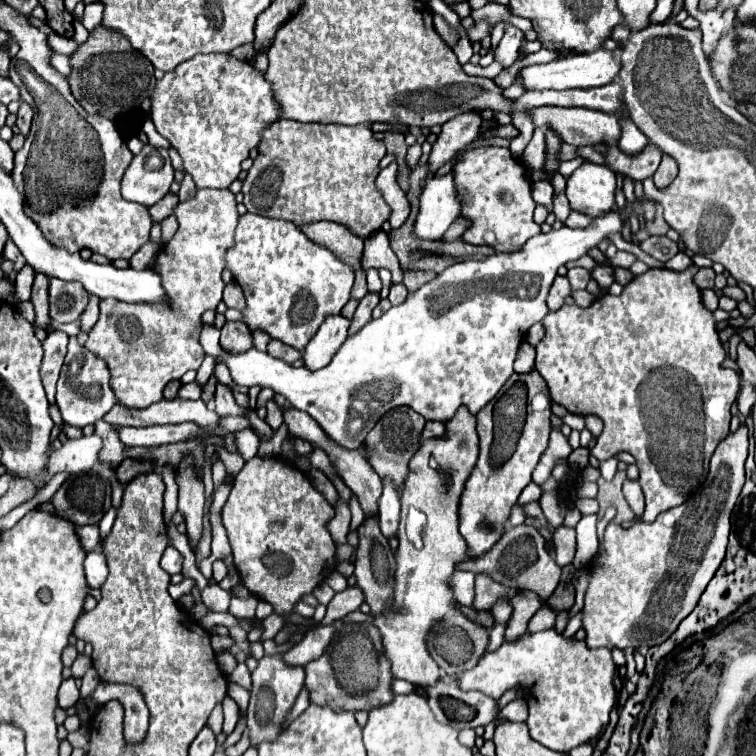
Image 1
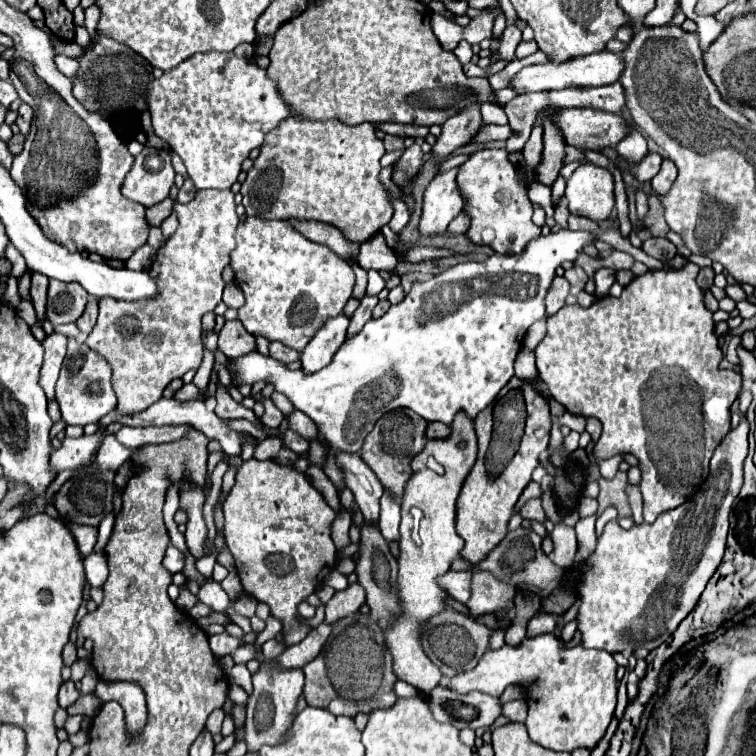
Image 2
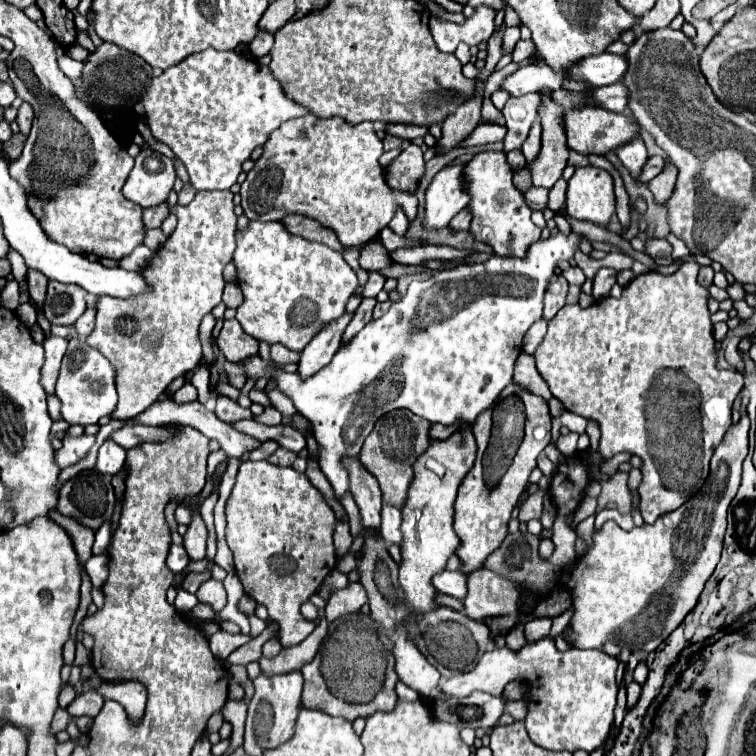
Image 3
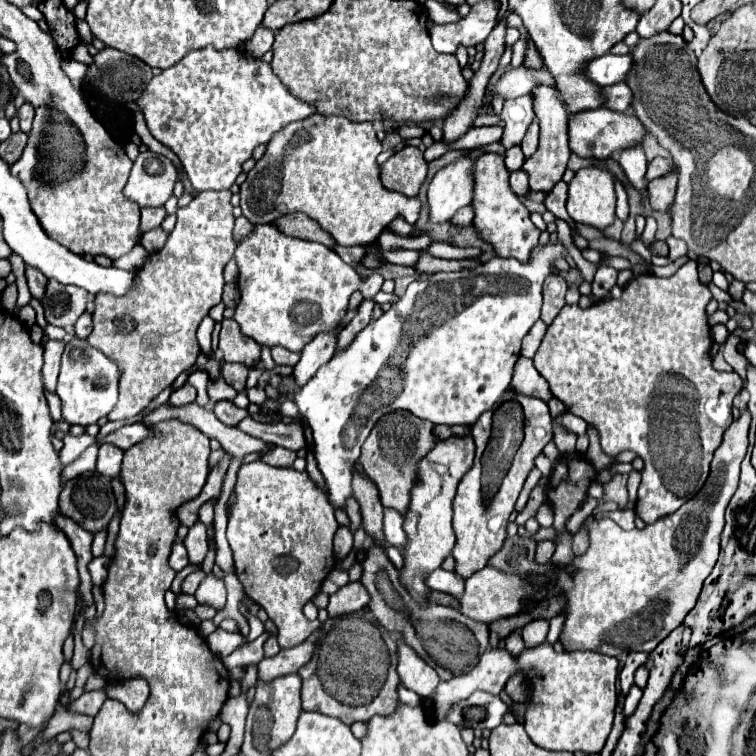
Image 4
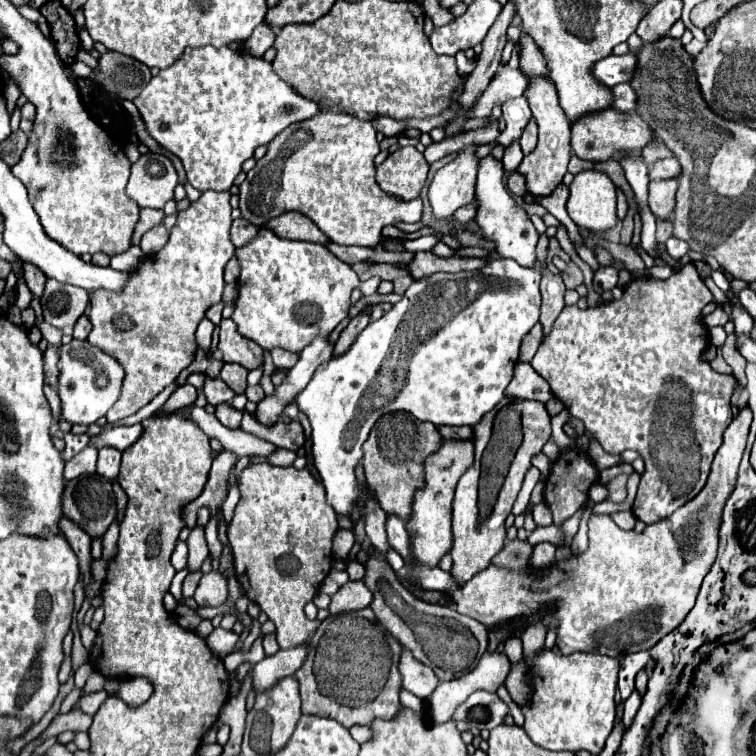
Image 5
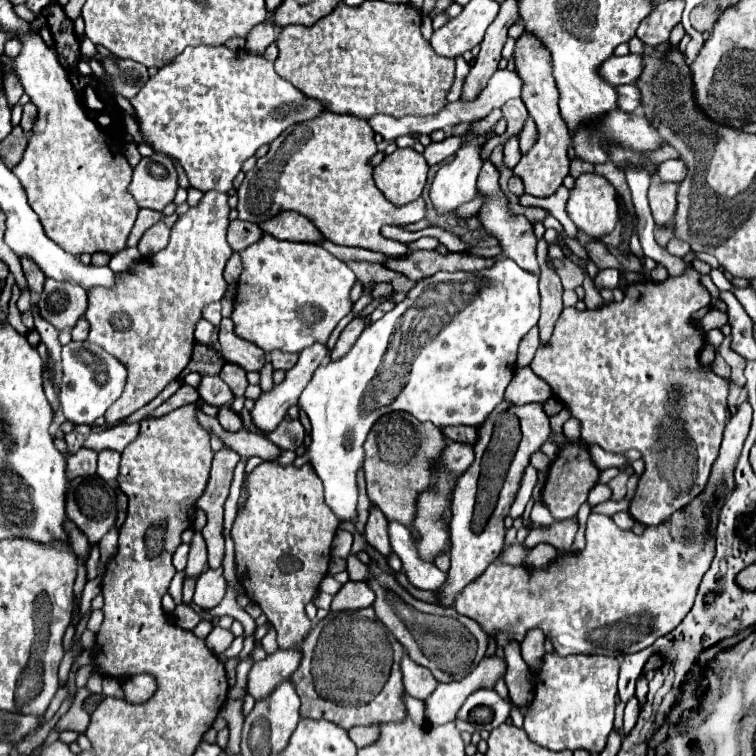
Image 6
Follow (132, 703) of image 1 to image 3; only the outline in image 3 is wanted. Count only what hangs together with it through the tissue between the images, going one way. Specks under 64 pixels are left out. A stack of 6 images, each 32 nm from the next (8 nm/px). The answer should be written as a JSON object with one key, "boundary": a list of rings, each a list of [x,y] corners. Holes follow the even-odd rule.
{"boundary":[[[128,680],[128,682],[104,682],[98,692],[106,700],[116,700],[126,708],[127,714],[130,714],[132,720],[140,720],[144,714],[146,706],[146,686],[138,680]]]}

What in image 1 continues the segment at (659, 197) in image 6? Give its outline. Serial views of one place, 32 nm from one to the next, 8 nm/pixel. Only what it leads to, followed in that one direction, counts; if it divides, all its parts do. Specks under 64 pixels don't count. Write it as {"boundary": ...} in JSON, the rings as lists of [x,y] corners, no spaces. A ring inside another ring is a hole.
{"boundary":[[[662,156],[660,168],[656,170],[656,174],[654,174],[654,178],[652,178],[652,180],[654,180],[654,186],[656,186],[658,190],[664,190],[666,184],[676,178],[676,174],[678,174],[678,164],[676,164],[676,160],[672,160],[670,156]]]}

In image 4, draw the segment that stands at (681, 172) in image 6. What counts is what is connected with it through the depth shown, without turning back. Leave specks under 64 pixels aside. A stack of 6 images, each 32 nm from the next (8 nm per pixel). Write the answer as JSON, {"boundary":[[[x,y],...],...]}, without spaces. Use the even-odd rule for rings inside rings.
{"boundary":[[[656,158],[648,164],[648,172],[646,172],[646,178],[648,180],[654,180],[654,178],[660,178],[660,176],[666,176],[668,172],[676,172],[676,164],[672,158]]]}

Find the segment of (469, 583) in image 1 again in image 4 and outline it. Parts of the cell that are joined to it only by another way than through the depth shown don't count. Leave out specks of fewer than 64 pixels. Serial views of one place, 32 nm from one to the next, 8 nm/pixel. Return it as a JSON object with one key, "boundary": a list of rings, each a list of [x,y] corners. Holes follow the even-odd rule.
{"boundary":[[[438,568],[436,572],[430,572],[426,578],[428,588],[438,590],[438,592],[446,592],[452,596],[458,596],[464,592],[464,580],[460,576],[456,576],[454,572],[446,572],[442,568]]]}

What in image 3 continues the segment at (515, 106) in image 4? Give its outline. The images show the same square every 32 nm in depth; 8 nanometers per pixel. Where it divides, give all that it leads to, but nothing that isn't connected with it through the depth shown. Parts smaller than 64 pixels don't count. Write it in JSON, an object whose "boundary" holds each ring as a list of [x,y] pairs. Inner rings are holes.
{"boundary":[[[528,94],[528,96],[518,96],[510,98],[506,106],[502,108],[502,116],[506,120],[506,136],[504,136],[504,150],[510,152],[514,148],[520,148],[526,140],[524,132],[530,130],[536,110],[540,104],[540,94]]]}

